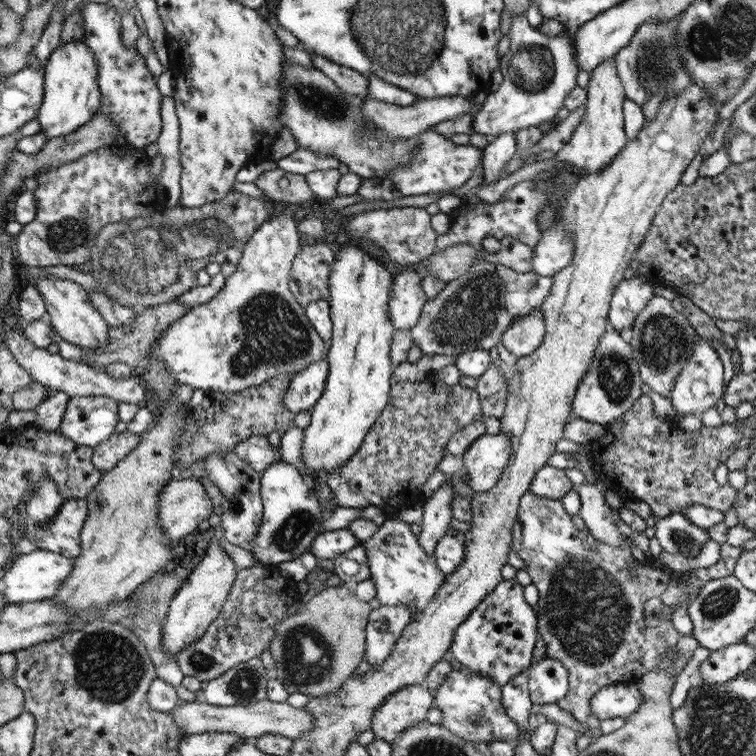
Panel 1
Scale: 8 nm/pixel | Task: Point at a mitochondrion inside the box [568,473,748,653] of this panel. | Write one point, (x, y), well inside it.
(723, 600)

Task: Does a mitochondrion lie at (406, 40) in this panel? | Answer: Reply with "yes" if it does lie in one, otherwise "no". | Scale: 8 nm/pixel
yes

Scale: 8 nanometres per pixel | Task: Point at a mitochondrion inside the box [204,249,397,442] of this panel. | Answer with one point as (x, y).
(273, 335)

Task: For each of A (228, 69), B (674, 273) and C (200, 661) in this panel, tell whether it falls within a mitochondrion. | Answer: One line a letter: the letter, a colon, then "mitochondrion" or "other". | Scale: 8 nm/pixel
A: other
B: other
C: mitochondrion

